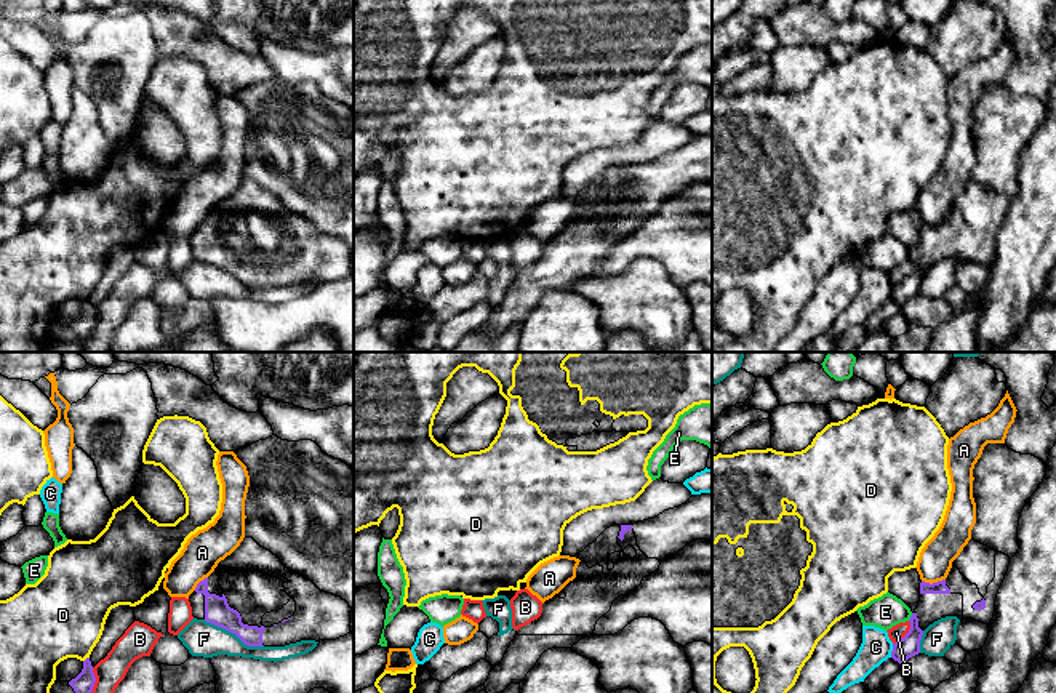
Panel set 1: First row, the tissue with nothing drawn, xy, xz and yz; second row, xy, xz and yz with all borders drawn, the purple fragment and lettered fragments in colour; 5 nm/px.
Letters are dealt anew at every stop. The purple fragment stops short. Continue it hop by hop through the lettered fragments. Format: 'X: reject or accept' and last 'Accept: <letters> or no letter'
A: reject
B: reject
C: reject
D: reject
E: reject
F: reject
Accept: no letter

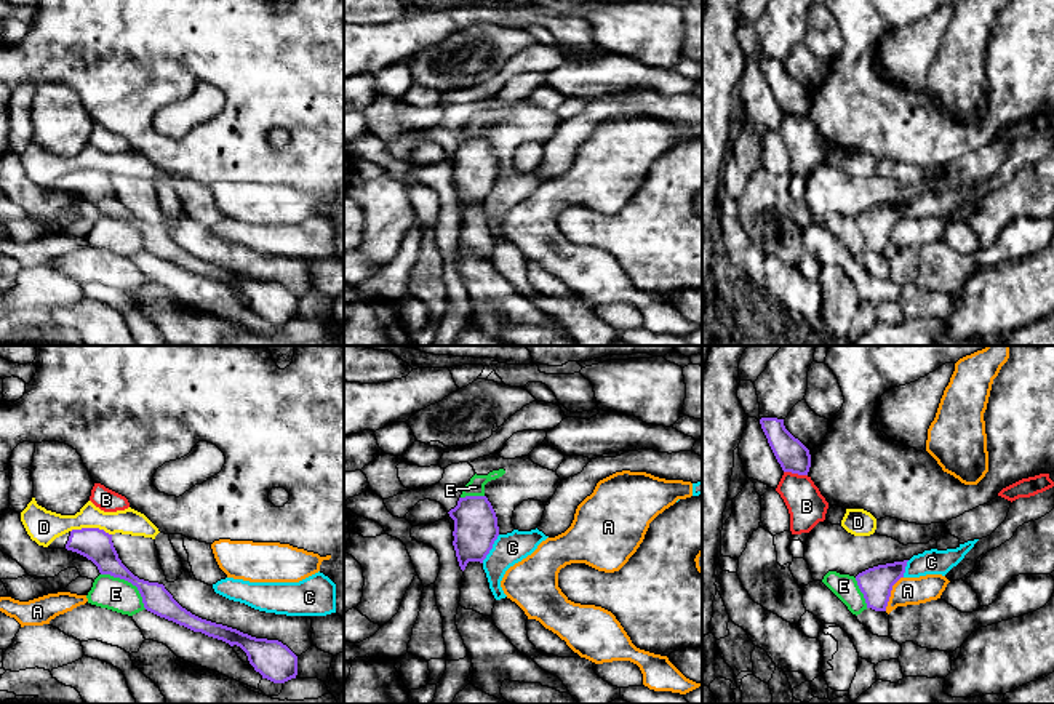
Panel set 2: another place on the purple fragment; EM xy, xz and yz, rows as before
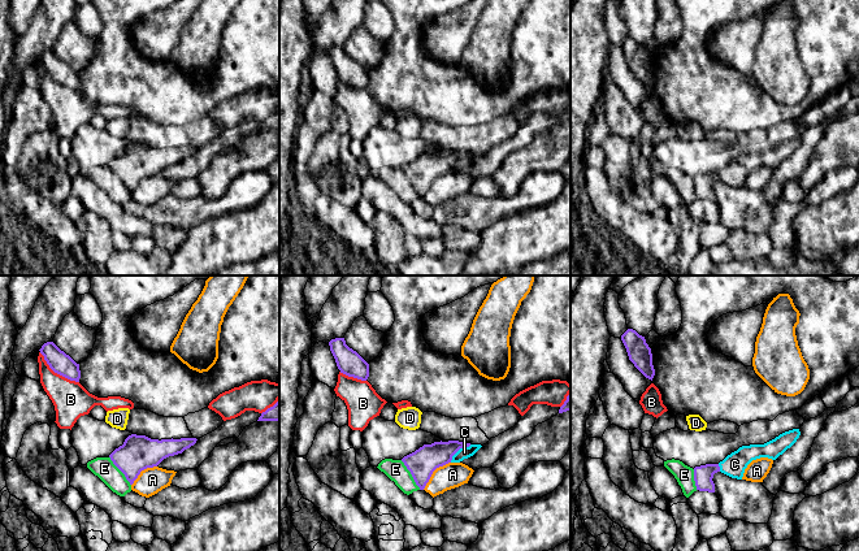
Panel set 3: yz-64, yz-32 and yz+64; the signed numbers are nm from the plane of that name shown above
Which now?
A: reject
B: reject
C: reject
D: reject
E: accept
Accept: E

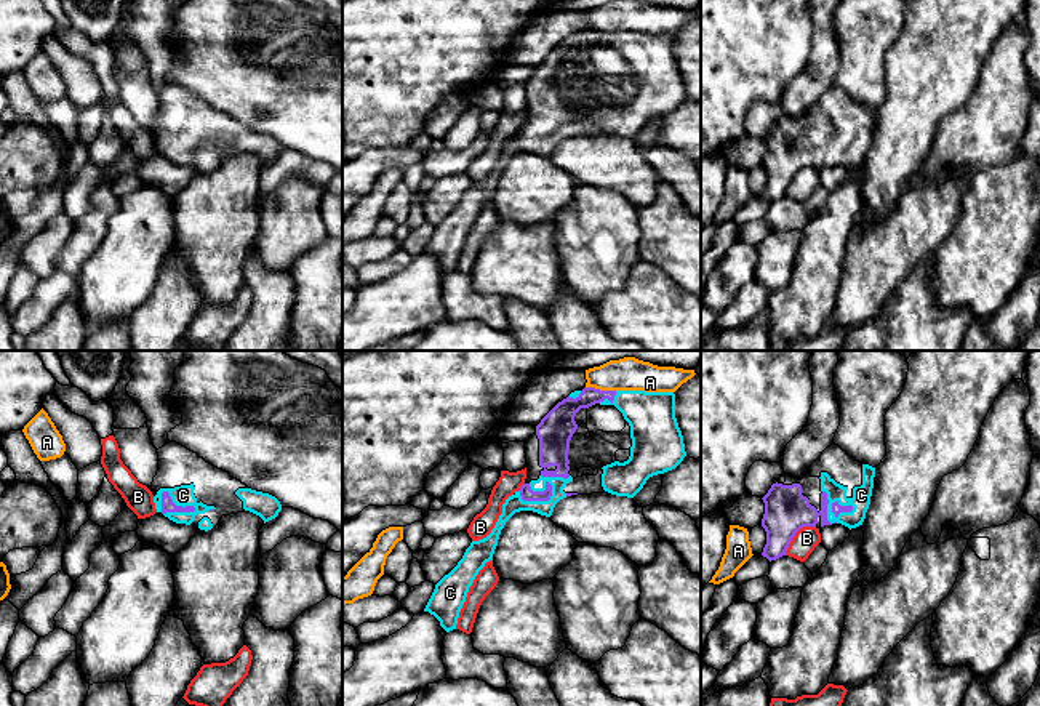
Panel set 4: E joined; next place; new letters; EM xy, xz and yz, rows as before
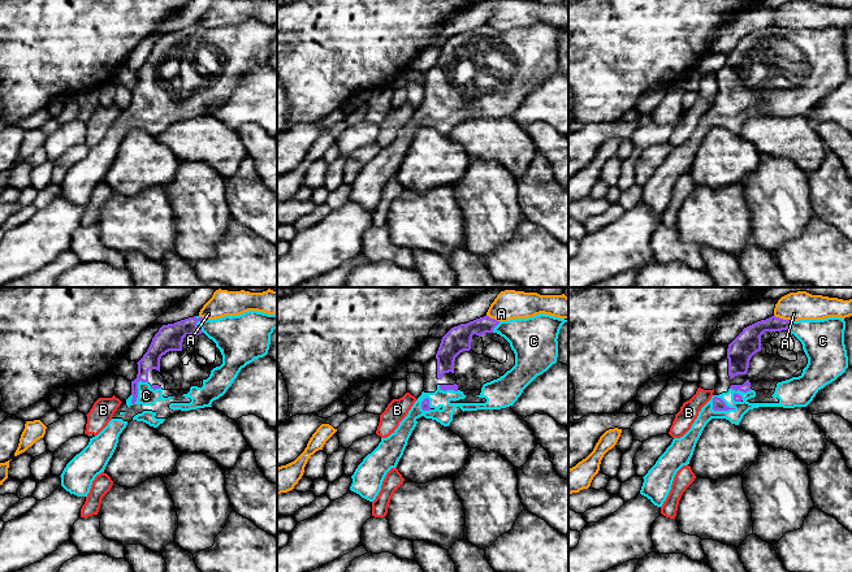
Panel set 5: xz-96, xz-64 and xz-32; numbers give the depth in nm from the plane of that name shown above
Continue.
A: reject
B: reject
C: accept
Accept: C

